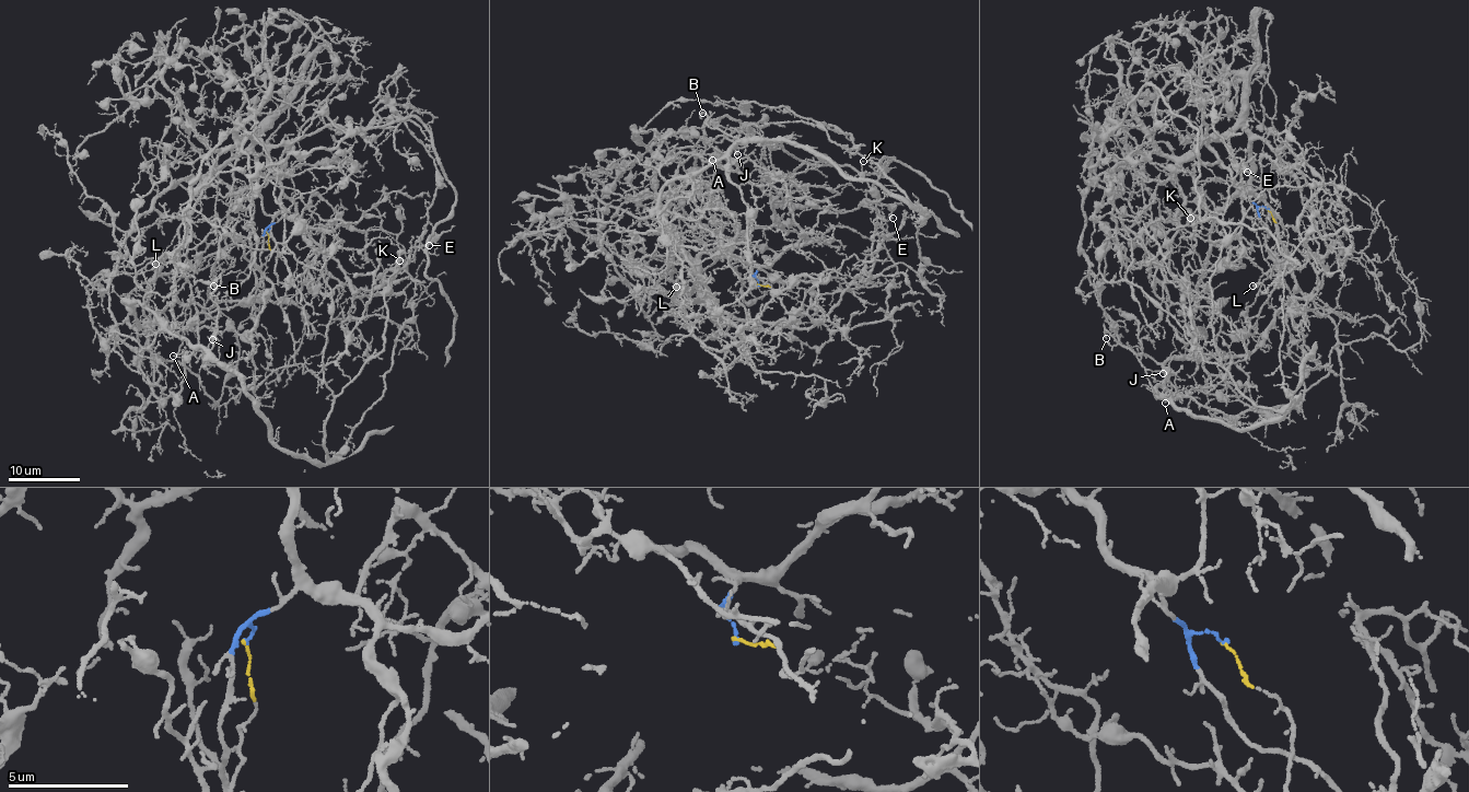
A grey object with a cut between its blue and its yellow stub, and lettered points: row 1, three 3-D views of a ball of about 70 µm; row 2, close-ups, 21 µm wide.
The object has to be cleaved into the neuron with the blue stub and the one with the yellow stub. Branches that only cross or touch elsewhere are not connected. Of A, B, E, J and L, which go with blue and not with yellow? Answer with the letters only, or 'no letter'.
L

